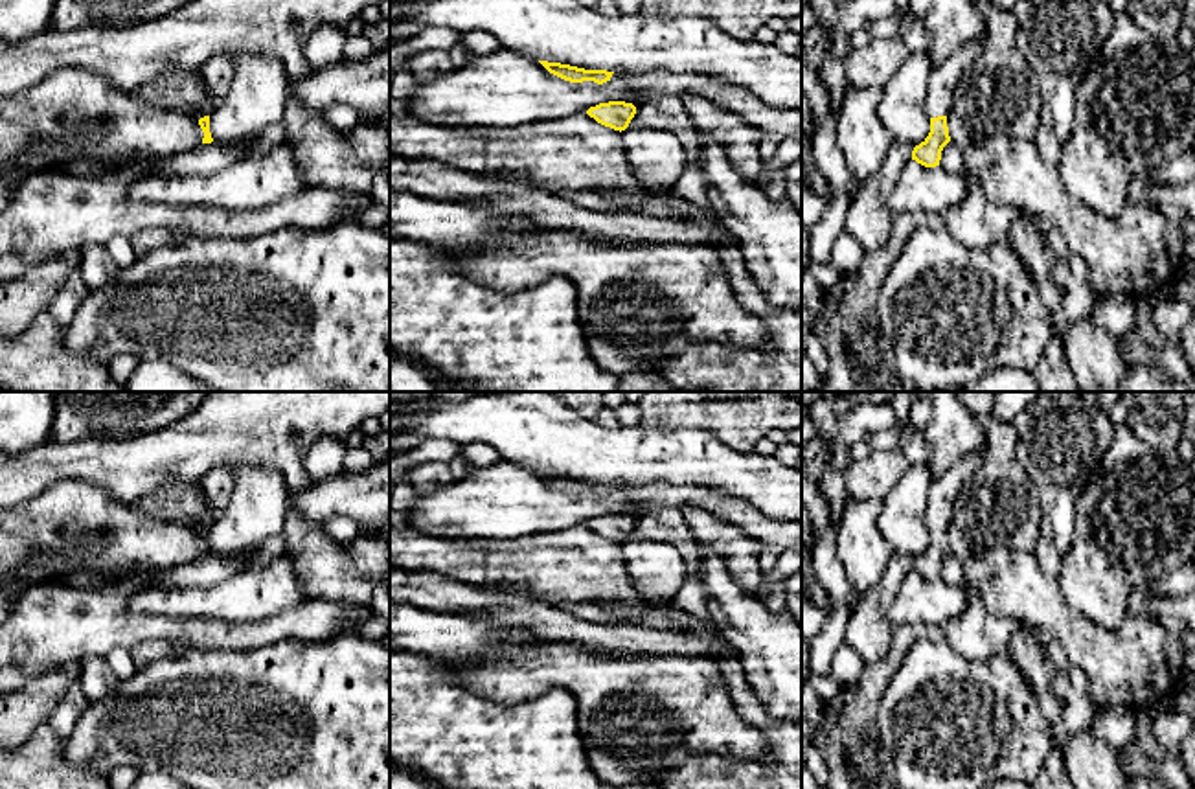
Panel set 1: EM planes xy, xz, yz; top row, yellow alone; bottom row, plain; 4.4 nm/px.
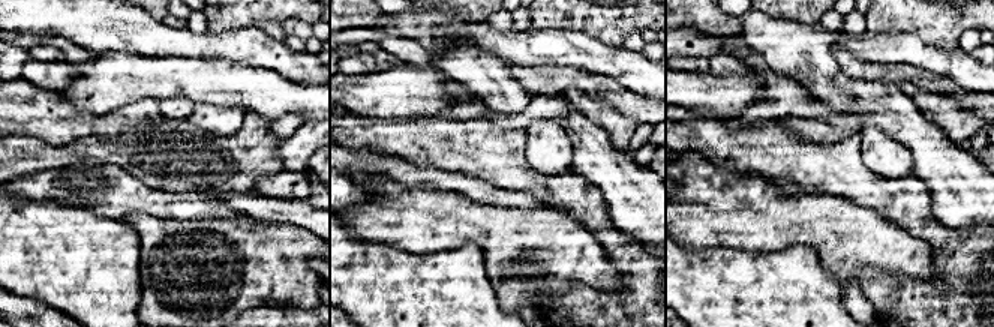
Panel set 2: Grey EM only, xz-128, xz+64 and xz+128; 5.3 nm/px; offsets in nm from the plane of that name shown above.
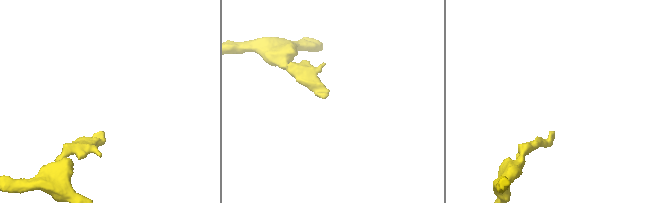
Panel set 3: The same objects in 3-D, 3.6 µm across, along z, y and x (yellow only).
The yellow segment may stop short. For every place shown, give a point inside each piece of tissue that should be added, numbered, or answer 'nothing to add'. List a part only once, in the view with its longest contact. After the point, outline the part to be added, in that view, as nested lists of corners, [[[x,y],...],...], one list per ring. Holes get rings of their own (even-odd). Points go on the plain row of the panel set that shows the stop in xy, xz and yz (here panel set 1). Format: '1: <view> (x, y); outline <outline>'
1: yz (944, 490); outline [[[982,449],[965,456],[943,476],[932,480],[927,509],[927,522],[930,530],[949,528],[956,497],[980,463]]]

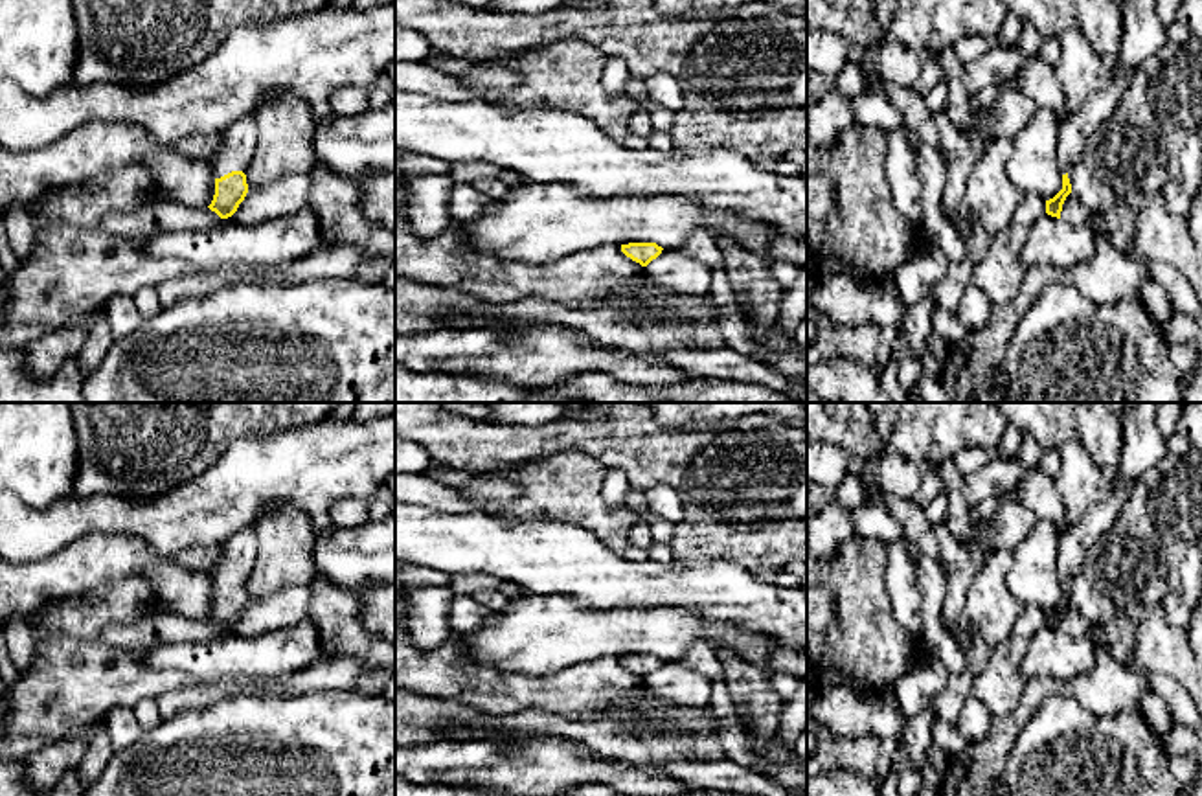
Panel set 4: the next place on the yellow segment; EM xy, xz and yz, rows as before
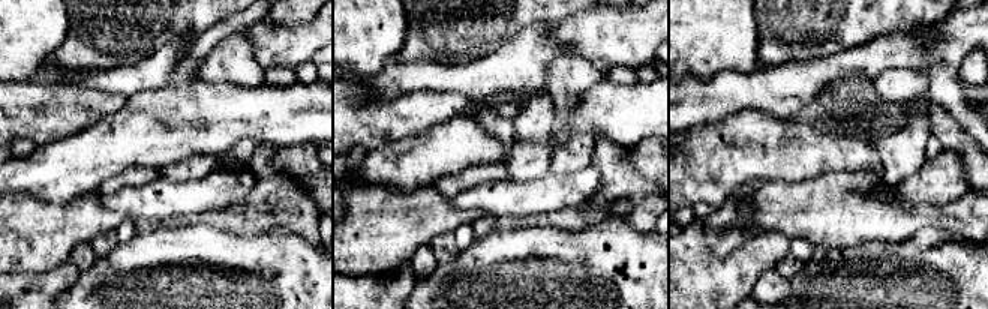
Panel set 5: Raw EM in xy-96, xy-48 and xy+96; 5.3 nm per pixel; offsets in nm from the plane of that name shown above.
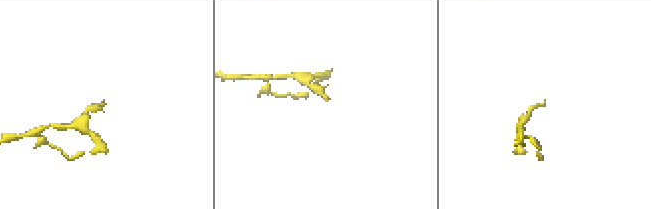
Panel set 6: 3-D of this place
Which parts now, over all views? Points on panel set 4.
1: xy (239, 552); outline [[[252,526],[243,528],[222,544],[222,555],[217,566],[210,572],[215,590],[232,583],[246,585],[257,557],[257,537]]]

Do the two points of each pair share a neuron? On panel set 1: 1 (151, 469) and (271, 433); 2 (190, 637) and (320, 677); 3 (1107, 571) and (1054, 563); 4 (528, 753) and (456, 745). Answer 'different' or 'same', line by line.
1: same
2: different
3: different
4: same

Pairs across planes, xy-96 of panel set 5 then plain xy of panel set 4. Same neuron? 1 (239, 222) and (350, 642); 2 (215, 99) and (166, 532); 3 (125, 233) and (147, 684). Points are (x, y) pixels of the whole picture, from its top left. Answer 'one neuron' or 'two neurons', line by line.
1: one neuron
2: two neurons
3: two neurons

